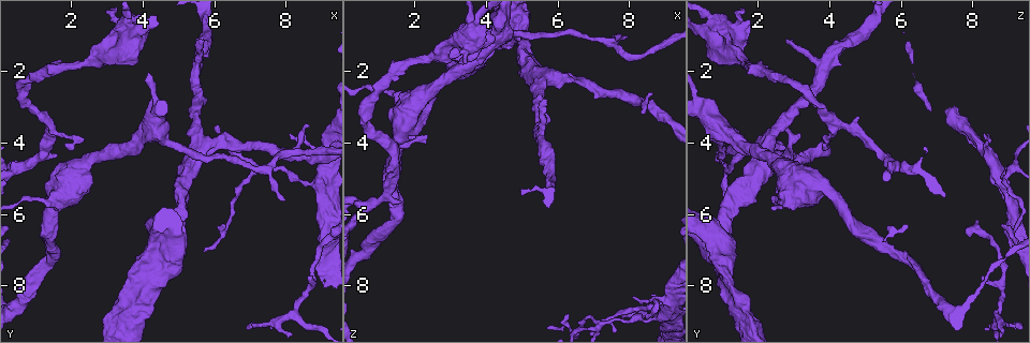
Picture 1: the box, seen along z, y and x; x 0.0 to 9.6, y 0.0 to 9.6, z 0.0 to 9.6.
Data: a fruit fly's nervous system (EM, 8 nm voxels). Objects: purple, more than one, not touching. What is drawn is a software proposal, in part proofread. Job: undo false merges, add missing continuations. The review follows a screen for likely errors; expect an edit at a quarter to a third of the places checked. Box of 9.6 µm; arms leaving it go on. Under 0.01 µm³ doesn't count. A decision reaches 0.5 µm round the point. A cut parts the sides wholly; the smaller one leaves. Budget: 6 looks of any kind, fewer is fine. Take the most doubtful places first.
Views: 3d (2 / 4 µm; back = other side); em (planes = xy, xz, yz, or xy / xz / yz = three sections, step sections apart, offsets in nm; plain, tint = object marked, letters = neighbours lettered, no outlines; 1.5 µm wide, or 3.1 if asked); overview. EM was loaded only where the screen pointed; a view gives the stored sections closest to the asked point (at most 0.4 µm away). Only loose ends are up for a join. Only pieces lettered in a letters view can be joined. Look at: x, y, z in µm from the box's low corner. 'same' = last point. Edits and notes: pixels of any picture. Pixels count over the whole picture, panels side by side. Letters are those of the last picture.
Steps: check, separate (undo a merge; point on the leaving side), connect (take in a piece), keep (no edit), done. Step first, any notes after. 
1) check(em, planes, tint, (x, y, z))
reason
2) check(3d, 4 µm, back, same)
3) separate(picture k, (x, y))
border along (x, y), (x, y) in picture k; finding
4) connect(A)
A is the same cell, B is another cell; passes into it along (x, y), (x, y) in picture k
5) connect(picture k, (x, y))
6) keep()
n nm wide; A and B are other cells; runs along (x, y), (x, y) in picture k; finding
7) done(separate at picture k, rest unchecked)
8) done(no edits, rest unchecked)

check(3d, 4 µm, (7.95, 5.65, 1.05))
tapers out

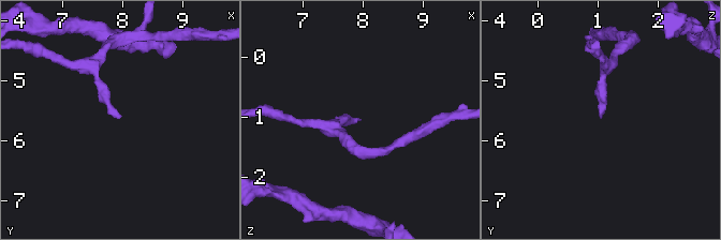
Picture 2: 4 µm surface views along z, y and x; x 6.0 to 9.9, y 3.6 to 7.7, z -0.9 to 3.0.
check(em, xy, step 8, letters, (7.95, 5.65, 1.05))

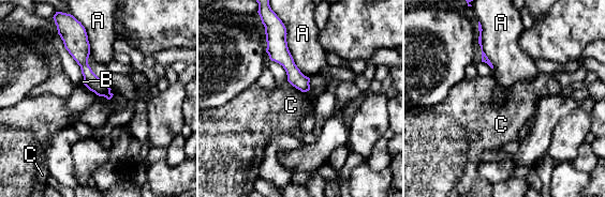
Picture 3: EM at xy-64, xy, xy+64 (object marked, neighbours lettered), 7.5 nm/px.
keep()
A, B and C are other cells; runs along (86, 43), (84, 66), (108, 95) in picture 3; no lettered piece goes on from it

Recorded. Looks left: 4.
check(3d, 4 µm, (3.25, 0.95, 1.75))
an open end

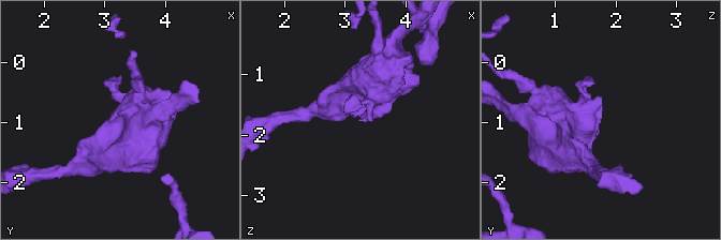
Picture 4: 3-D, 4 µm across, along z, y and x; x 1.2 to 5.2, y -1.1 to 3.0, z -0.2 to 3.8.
check(em, xz, step 8, tint, (3.30, 0.95, 1.70))

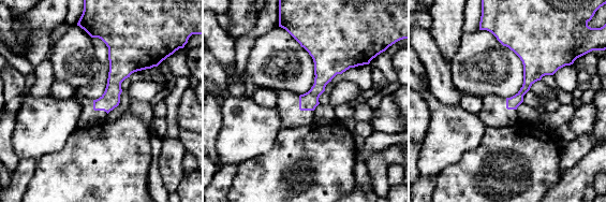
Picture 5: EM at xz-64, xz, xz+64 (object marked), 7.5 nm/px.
check(em, planes, letters, same)

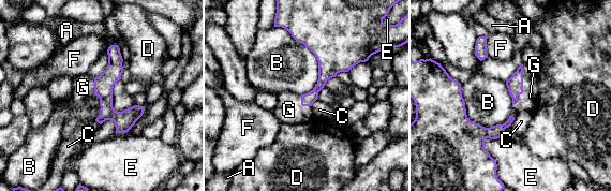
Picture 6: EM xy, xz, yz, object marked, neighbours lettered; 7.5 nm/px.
connect(G)
G is the same cell, A, B, C, D, E and F are other cells; passes into it along (515, 84), (522, 86), (527, 101) in picture 6; the cell continues

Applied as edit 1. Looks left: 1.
done(connect at picture 6, rest unchecked)

